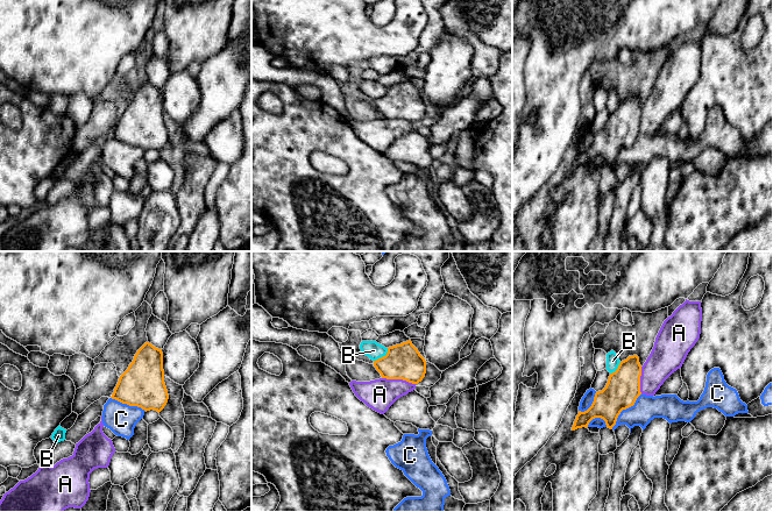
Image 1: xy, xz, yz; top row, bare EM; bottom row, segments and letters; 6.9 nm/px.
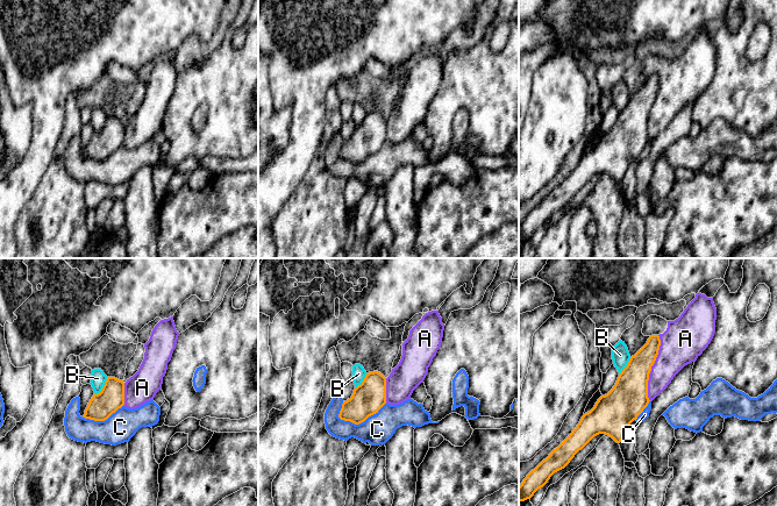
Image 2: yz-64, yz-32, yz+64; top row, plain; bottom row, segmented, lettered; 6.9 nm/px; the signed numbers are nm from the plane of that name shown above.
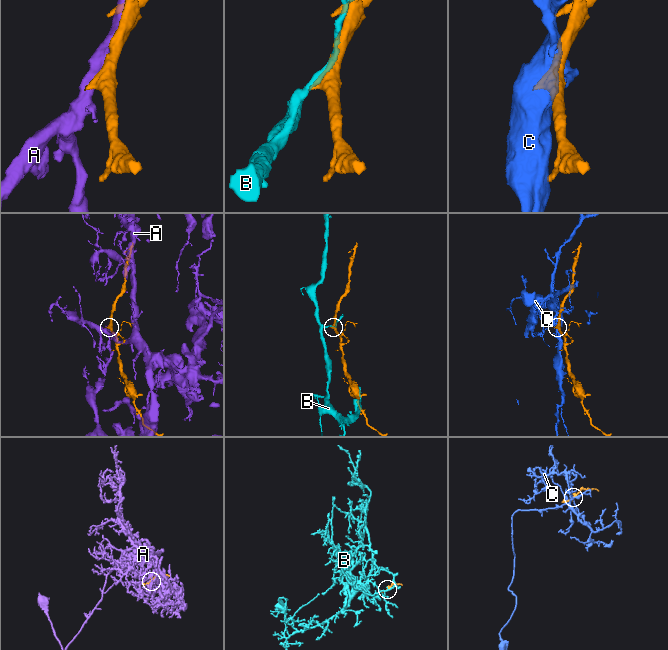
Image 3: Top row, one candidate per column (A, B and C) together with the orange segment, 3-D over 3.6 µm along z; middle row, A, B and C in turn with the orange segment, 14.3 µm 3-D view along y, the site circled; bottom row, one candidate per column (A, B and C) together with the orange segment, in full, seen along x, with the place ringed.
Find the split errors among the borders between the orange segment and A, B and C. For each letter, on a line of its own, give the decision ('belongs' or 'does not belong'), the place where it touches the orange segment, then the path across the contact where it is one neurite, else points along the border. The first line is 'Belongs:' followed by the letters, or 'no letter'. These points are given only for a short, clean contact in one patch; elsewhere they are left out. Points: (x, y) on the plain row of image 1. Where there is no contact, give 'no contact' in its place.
Belongs: no letter
A: does not belong | xz (398, 118)
B: does not belong | xz (383, 96)
C: does not belong | yz (624, 148)

